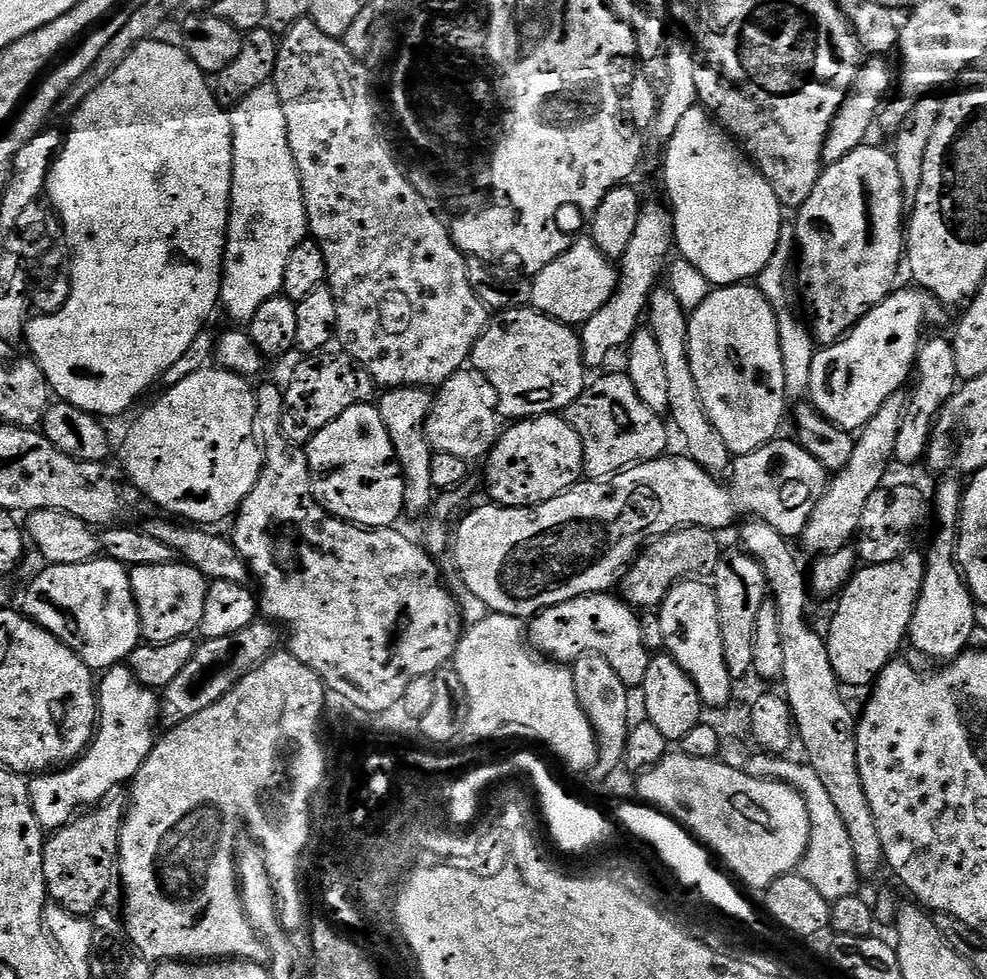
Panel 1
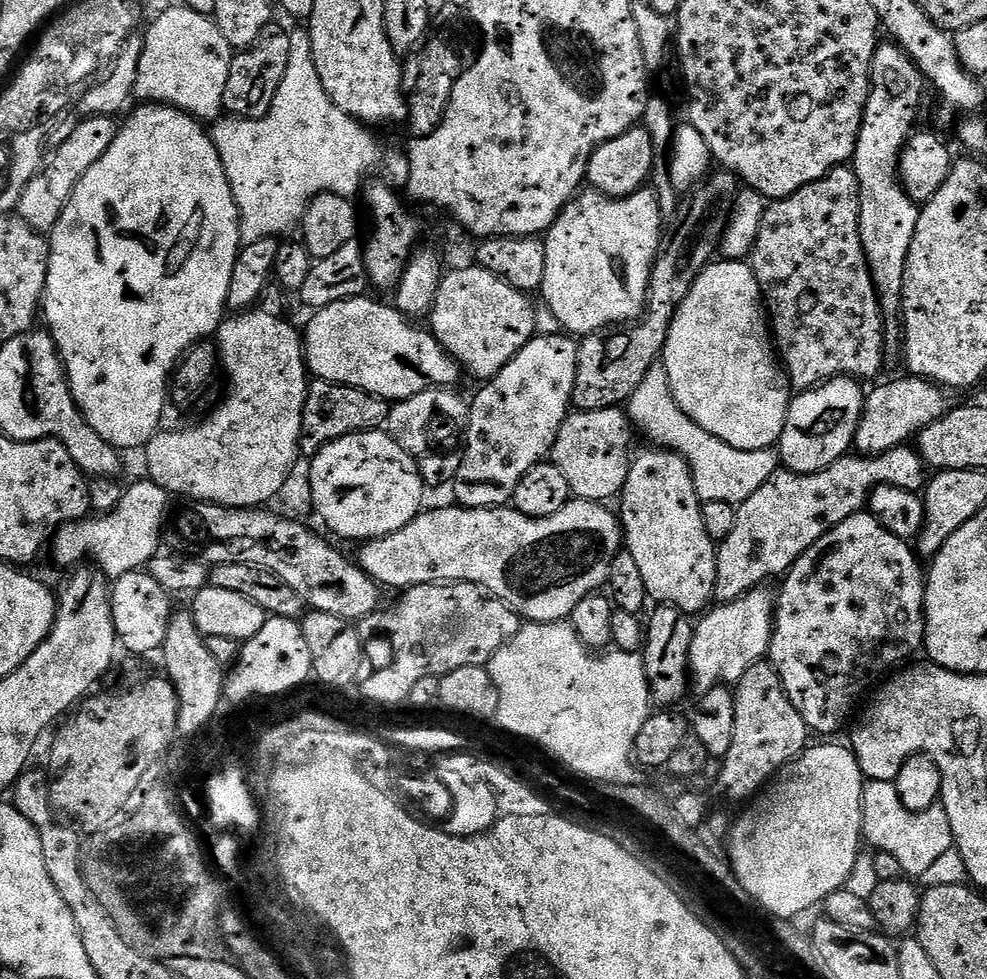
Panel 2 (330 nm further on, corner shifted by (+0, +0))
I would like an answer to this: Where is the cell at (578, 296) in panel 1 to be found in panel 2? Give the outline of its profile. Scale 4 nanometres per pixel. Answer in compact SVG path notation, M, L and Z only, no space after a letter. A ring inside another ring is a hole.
M595 190L581 191L543 237L546 278L542 278L539 295L544 296L543 307L558 318L565 333L583 338L643 316L652 264L662 243L660 204L648 191L634 192L621 200Z

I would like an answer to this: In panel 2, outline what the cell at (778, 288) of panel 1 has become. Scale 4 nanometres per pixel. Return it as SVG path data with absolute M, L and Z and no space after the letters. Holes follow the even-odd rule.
M657 362L646 370L646 378L638 382L638 390L626 402L629 420L652 439L655 447L677 452L690 466L694 478L696 497L702 502L726 502L738 506L754 490L759 490L766 481L781 467L780 453L775 447L762 450L738 450L722 438L714 438L698 422L694 422L680 409L670 390L668 375L663 363Z

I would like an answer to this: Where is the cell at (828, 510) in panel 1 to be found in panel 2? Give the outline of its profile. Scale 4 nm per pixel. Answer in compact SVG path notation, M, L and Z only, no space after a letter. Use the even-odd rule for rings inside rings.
M764 586L751 588L737 600L717 603L695 621L688 671L697 693L703 694L721 685L735 685L742 678L742 674L750 670L750 666L761 663L767 657L772 641L776 602L773 593L768 593L766 589Z

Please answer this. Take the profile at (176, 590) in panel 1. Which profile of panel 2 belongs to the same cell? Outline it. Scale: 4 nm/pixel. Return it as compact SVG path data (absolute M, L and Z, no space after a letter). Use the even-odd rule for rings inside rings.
M147 570L127 572L111 585L112 621L116 627L116 639L128 652L144 656L147 652L159 653L167 634L168 623L174 613L173 597L158 582L154 582Z

